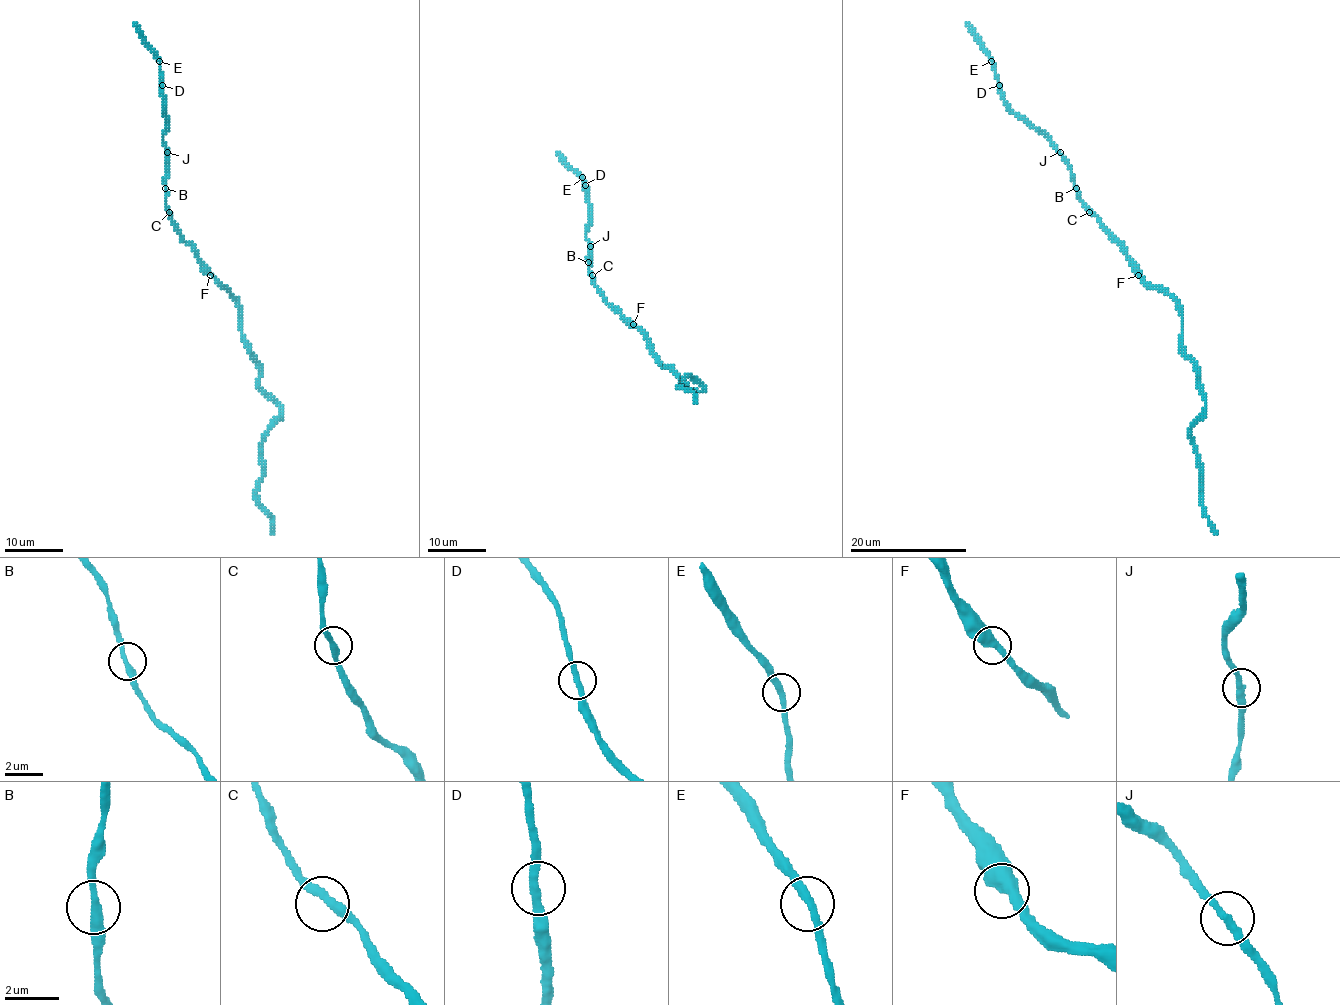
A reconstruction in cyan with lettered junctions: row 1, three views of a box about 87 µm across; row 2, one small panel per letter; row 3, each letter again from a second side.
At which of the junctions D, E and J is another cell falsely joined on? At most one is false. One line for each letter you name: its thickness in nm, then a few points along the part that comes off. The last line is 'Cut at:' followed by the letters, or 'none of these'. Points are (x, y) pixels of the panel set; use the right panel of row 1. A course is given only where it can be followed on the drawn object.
Cut at: none of these

